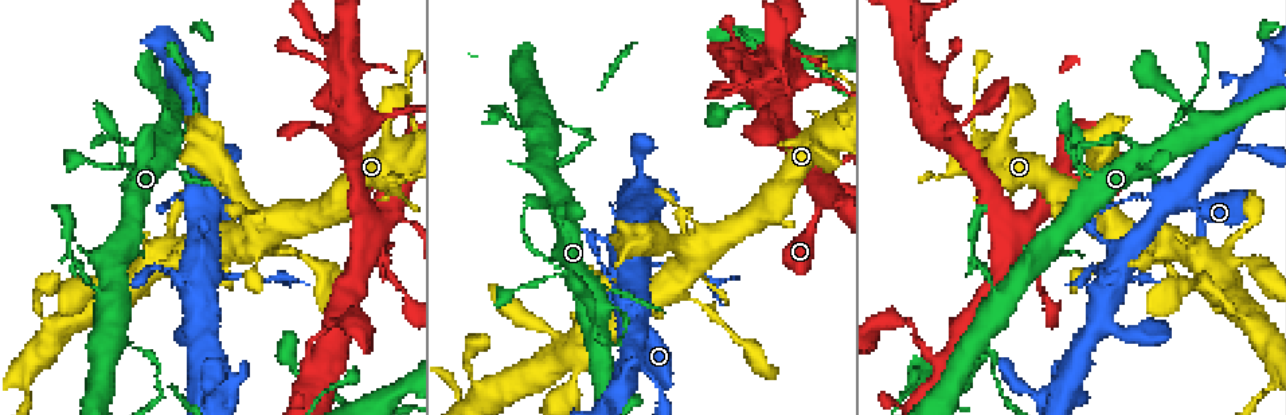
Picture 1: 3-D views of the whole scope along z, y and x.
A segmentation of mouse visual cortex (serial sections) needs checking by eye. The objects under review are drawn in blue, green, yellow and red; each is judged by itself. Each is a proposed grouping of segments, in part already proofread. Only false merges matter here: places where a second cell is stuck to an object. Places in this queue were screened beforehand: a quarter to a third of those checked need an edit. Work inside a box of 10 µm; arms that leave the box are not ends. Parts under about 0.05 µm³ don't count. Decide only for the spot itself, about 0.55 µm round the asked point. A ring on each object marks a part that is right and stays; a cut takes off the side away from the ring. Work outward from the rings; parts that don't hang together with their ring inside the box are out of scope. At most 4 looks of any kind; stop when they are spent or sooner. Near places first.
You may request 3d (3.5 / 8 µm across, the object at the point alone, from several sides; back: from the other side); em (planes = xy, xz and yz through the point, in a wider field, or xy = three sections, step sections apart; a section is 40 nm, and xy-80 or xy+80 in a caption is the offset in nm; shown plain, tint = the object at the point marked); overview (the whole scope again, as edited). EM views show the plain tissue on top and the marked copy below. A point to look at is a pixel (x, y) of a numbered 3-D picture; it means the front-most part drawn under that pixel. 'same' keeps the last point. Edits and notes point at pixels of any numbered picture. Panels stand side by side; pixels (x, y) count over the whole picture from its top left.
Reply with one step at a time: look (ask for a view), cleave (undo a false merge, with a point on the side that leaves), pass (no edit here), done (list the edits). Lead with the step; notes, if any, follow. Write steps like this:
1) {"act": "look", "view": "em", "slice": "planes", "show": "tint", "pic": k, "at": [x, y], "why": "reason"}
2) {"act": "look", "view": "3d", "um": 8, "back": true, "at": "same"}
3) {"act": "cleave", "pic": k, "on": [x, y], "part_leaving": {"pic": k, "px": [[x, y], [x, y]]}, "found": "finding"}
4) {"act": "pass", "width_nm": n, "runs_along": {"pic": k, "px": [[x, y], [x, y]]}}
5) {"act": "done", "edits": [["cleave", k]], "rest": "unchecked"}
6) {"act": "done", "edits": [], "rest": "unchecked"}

{"act": "look", "view": "3d", "um": 8, "pic": 1, "at": [167, 161], "why": "thin arm on a thick one"}

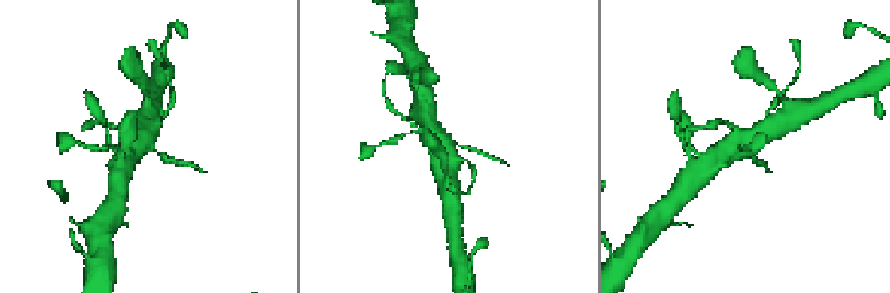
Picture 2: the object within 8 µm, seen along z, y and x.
{"act": "look", "view": "em", "slice": "xy", "step": 5, "show": "tint", "at": "same", "why": "shape alone is not enough"}

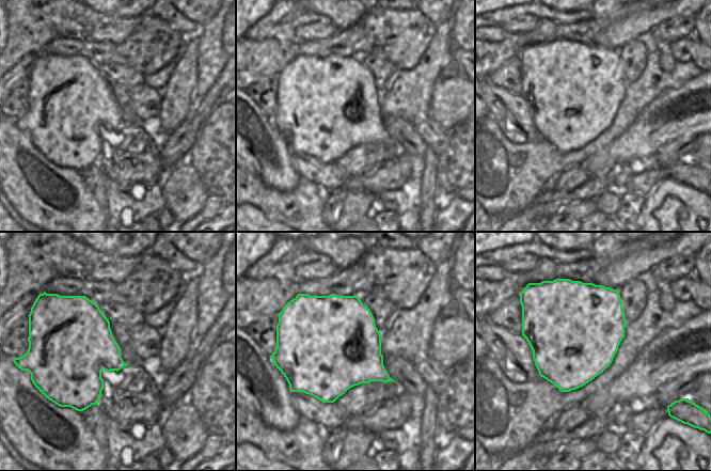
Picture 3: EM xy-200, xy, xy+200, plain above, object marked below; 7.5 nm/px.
{"act": "pass", "runs_along": {"pic": 2, "px": [[429, 124], [441, 145], [483, 153]]}, "found": "continuous, no second cell"}

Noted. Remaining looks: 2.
{"act": "look", "view": "3d", "um": 3.5, "pic": 1, "at": [253, 218]}

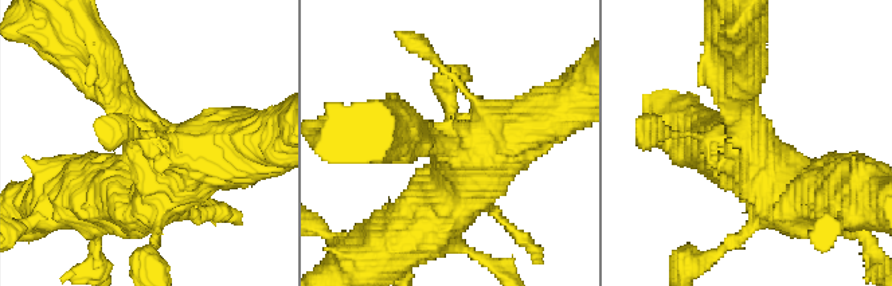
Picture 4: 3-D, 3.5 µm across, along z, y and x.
{"act": "look", "view": "em", "slice": "xy", "step": 3, "show": "tint", "pic": 4, "at": [754, 140], "why": "need the tissue"}

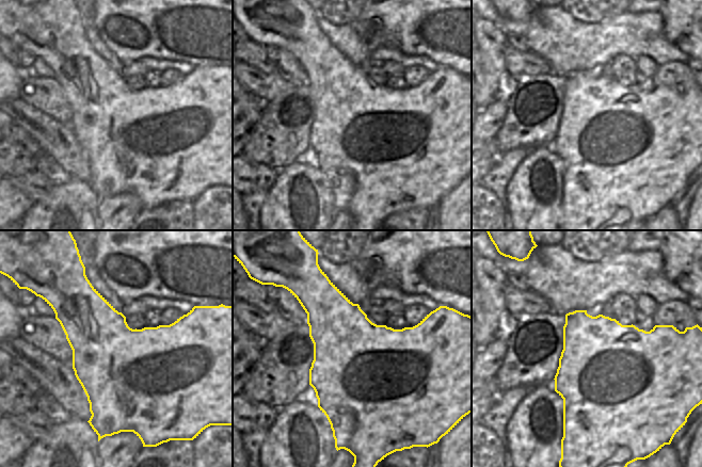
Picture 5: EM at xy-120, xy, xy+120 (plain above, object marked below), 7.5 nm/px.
{"act": "pass", "runs_along": {"pic": 4, "px": [[555, 112], [476, 159], [431, 214]]}, "found": "one cell here"}

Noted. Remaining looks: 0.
{"act": "done", "edits": [], "rest": "unchecked"}

